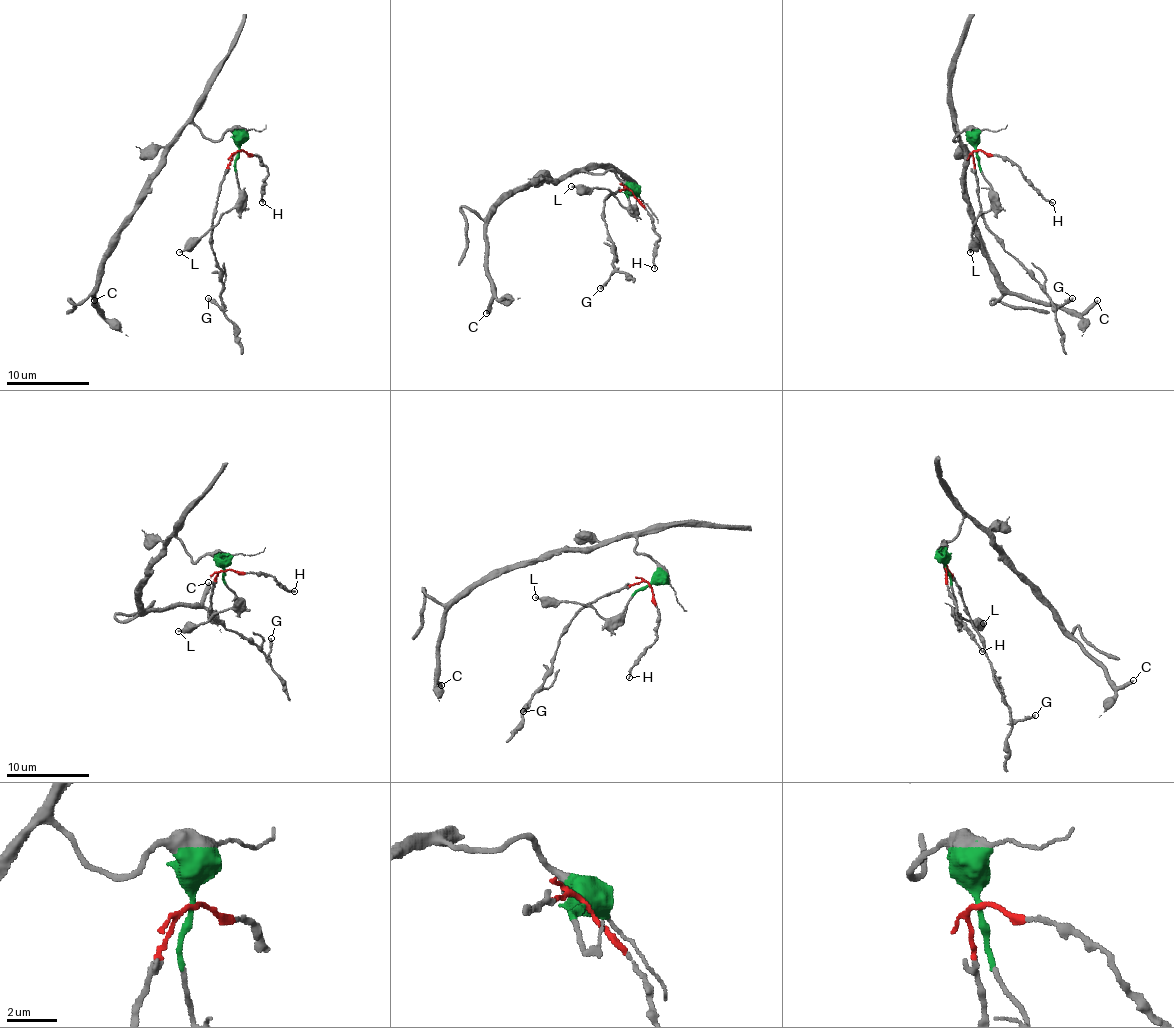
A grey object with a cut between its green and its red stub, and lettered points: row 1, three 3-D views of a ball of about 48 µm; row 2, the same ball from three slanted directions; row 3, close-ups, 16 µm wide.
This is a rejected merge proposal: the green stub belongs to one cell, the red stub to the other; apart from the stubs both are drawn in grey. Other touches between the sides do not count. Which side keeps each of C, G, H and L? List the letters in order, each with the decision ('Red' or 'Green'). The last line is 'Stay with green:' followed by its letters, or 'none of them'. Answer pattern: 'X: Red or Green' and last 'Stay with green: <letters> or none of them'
C: Green
G: Red
H: Red
L: Green
Stay with green: C, L

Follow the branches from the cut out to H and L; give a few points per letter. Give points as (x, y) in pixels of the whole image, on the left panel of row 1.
H: (239, 151), (256, 155), (266, 167), (268, 176), (264, 180), (262, 203)
L: (239, 151), (235, 172), (239, 203), (179, 252)

